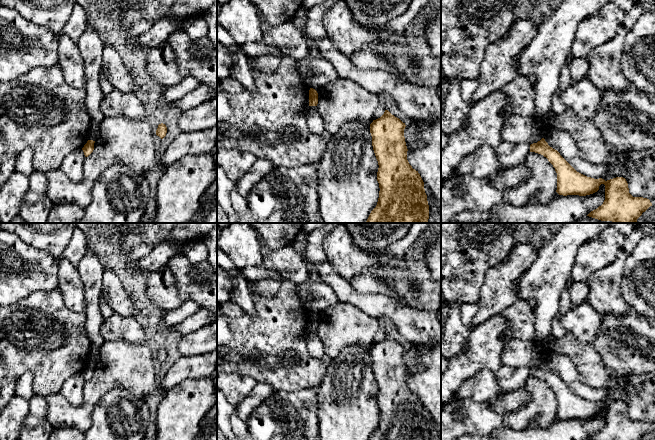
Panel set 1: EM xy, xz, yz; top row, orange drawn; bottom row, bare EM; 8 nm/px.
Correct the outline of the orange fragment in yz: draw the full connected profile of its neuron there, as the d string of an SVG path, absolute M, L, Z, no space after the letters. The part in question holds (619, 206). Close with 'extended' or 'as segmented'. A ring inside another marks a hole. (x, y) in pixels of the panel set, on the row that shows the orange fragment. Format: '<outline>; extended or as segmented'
M544 138L531 144L530 152L543 155L553 165L557 173L556 192L559 195L586 196L597 192L601 184L605 185L605 200L601 206L587 215L589 217L616 223L637 223L642 213L652 206L647 198L633 197L623 177L605 181L577 172Z; as segmented

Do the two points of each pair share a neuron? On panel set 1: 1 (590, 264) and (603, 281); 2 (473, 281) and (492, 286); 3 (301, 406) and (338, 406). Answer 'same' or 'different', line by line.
1: different
2: different
3: different

